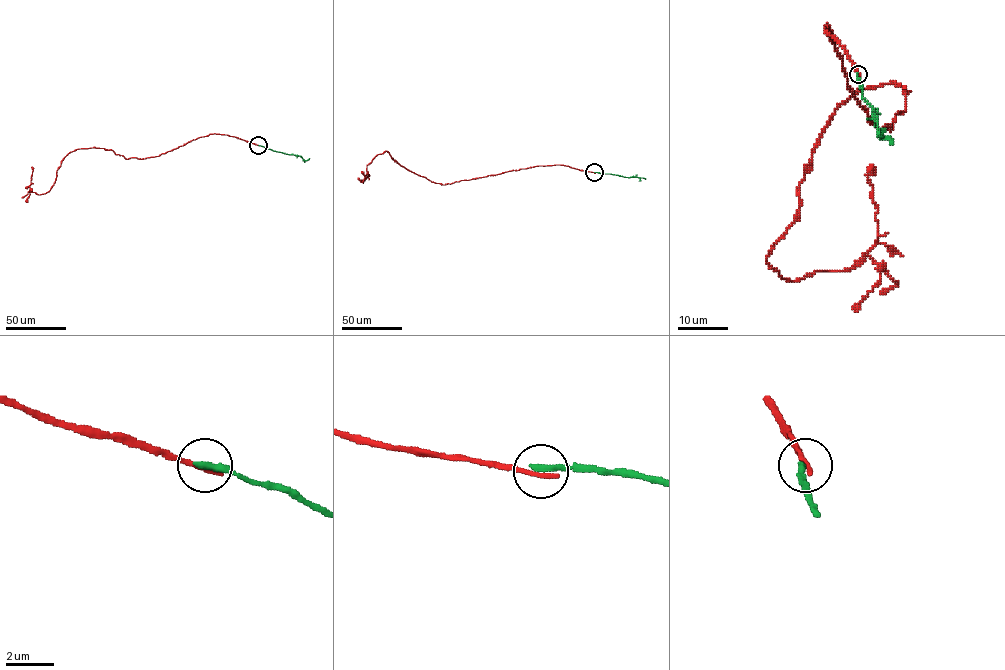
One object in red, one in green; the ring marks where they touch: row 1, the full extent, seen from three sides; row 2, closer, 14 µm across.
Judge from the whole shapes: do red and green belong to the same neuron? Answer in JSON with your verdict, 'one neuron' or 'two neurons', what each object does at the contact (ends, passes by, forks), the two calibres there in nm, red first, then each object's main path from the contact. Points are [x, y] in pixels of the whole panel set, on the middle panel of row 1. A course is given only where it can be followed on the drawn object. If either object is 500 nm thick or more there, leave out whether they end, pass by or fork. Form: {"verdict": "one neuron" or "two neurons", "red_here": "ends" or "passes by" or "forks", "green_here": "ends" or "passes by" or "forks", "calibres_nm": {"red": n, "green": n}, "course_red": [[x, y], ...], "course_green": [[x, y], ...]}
{"verdict": "two neurons", "red_here": "ends", "green_here": "ends", "calibres_nm": {"red": 240, "green": 320}, "course_red": [[594, 173], [556, 164], [441, 184], [407, 169], [385, 151], [367, 165], [367, 176]], "course_green": [[594, 172], [646, 178]]}

